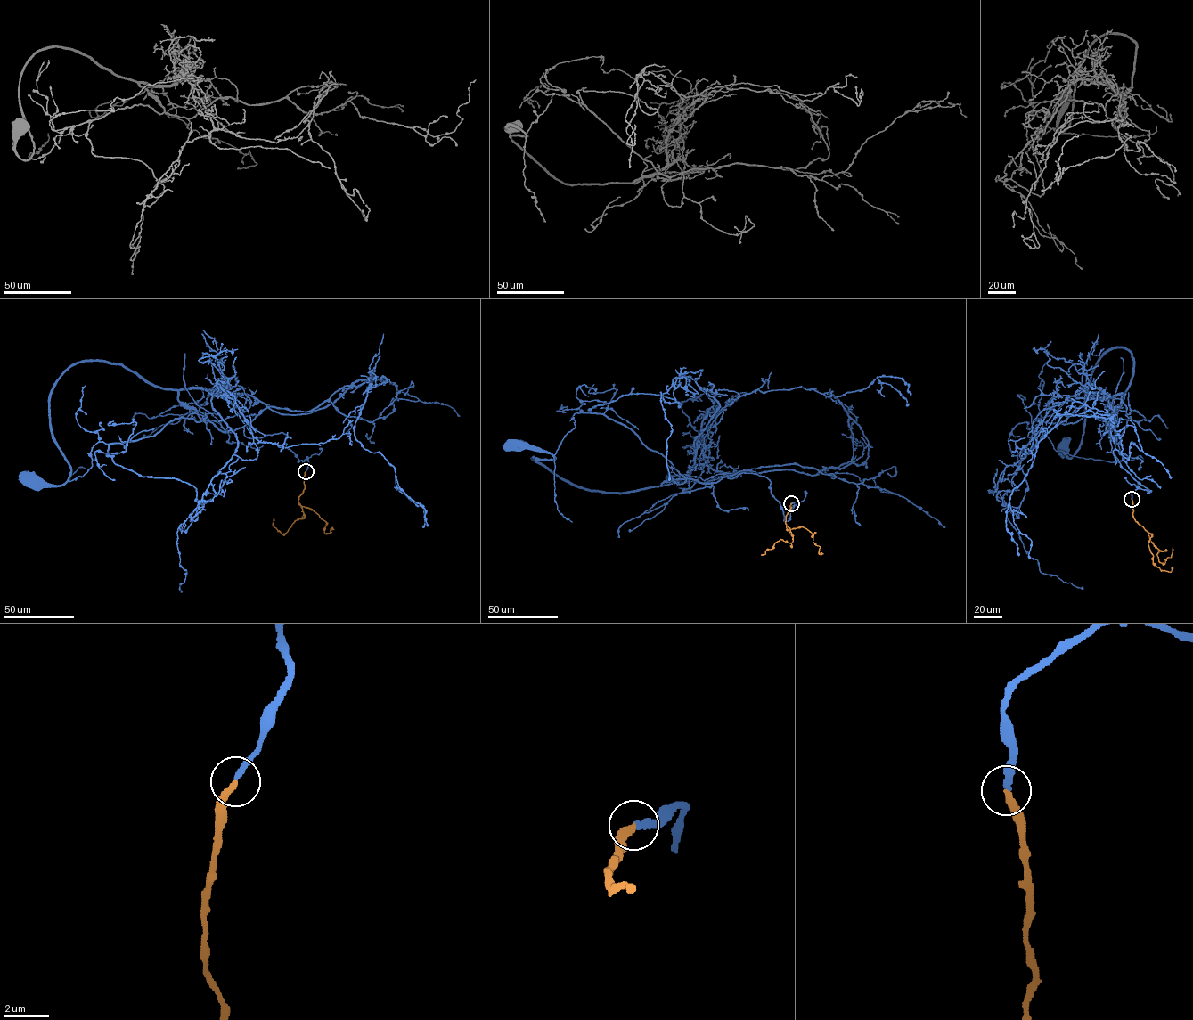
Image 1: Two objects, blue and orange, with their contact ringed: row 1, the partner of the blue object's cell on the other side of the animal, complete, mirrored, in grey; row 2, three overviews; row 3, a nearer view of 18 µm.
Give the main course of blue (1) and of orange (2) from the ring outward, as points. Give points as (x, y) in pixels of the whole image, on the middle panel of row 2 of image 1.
1: (791, 503), (785, 520), (771, 482), (746, 472), (592, 491), (532, 459), (554, 459), (548, 452), (509, 446)
2: (791, 503), (785, 524), (790, 529), (793, 541), (780, 539), (762, 554)

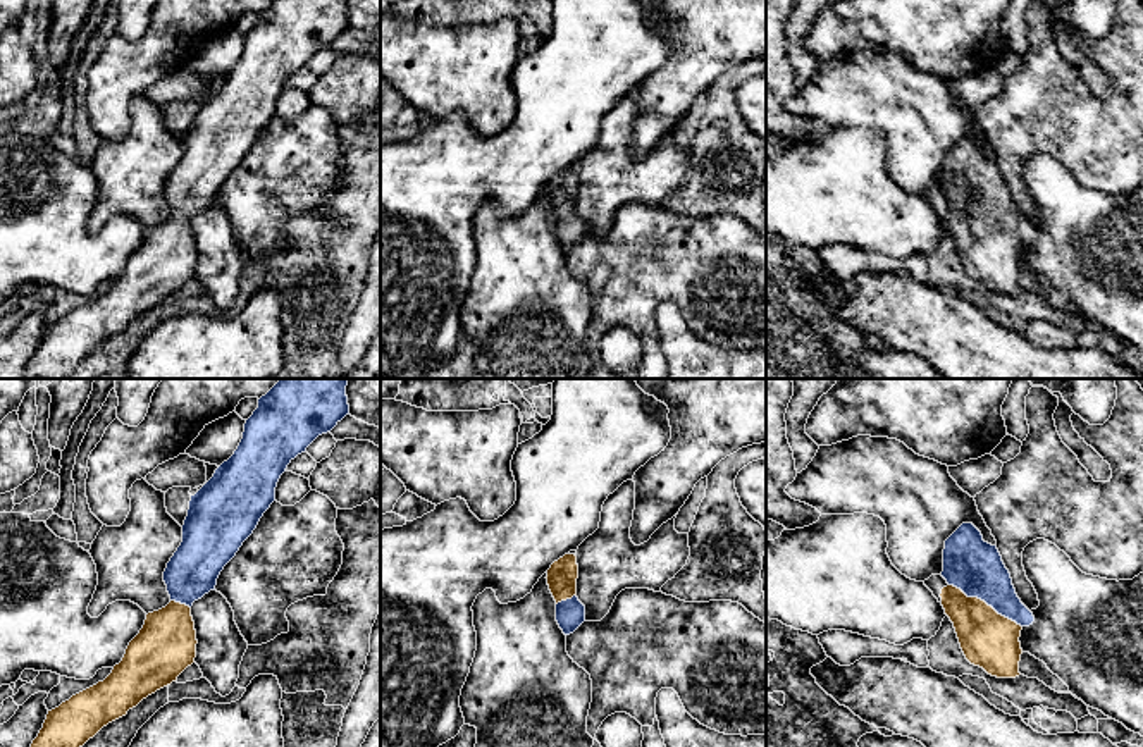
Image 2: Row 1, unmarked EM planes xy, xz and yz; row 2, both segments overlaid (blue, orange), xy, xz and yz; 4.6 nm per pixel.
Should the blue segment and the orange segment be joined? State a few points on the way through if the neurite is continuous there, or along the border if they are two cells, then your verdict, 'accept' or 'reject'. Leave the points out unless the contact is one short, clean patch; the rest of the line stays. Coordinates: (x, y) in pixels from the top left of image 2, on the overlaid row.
way yz (970, 563), (985, 601), (990, 641); accept

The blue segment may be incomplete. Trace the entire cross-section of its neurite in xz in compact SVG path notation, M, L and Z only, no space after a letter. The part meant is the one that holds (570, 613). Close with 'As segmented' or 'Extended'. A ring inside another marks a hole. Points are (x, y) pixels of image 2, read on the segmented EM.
M565 554L554 561L546 578L556 601L556 621L563 633L570 635L585 621L585 606L577 597L577 556Z. Extended

